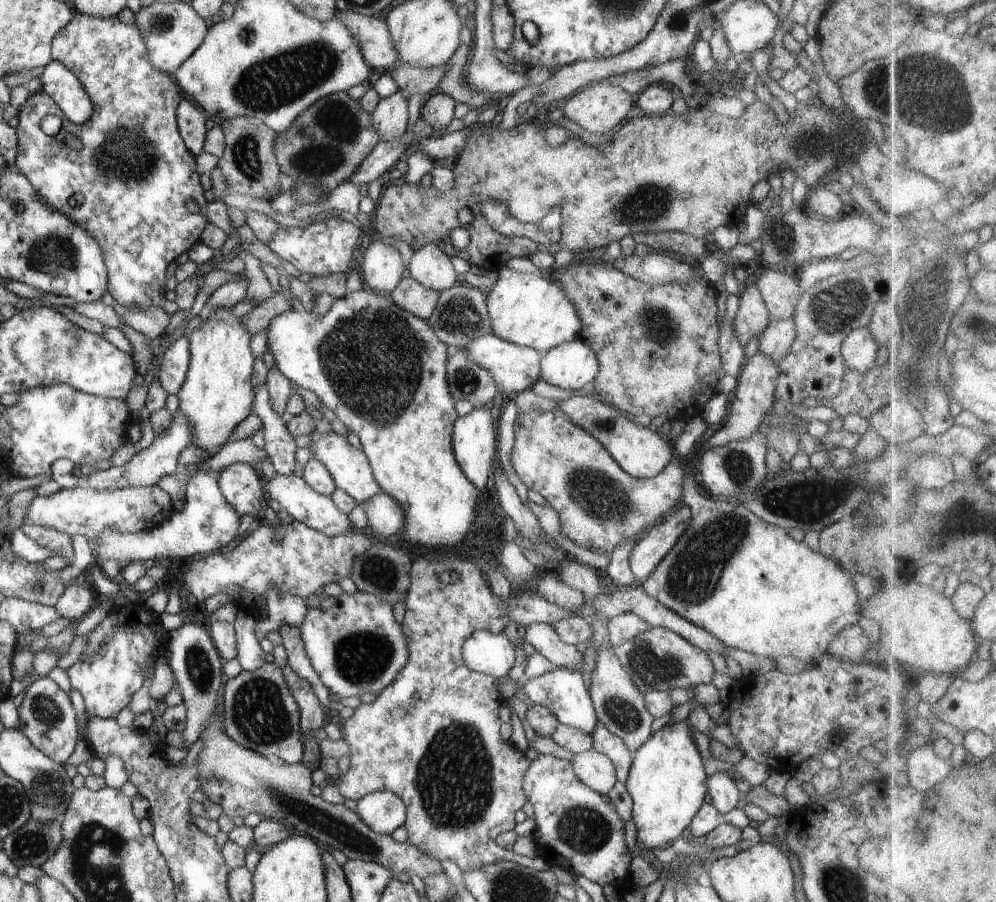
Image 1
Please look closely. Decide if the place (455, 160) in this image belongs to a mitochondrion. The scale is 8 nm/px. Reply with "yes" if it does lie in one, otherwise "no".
no

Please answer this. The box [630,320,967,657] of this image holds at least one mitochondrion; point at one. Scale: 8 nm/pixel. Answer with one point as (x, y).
(693, 575)

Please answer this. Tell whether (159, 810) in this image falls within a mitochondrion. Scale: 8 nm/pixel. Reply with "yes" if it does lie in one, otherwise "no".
no

